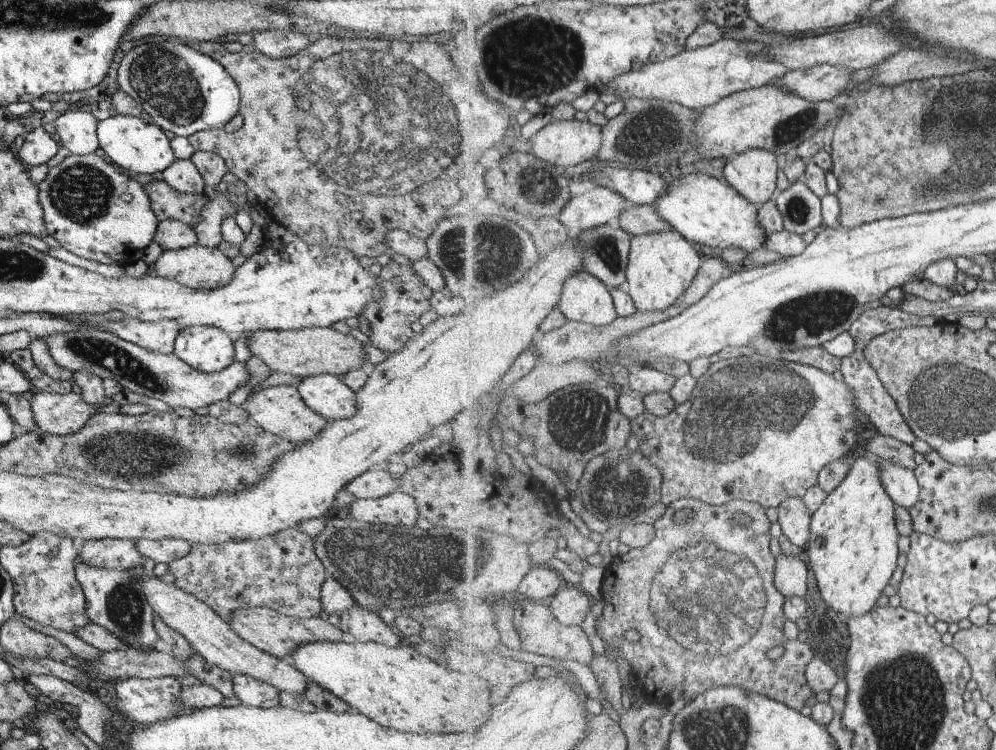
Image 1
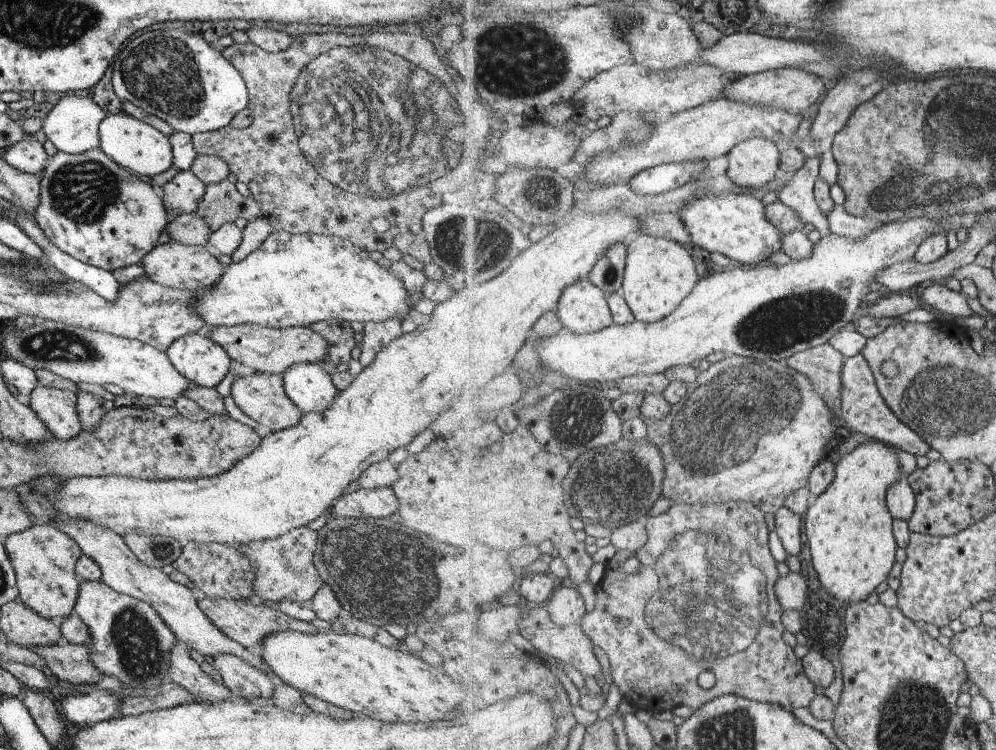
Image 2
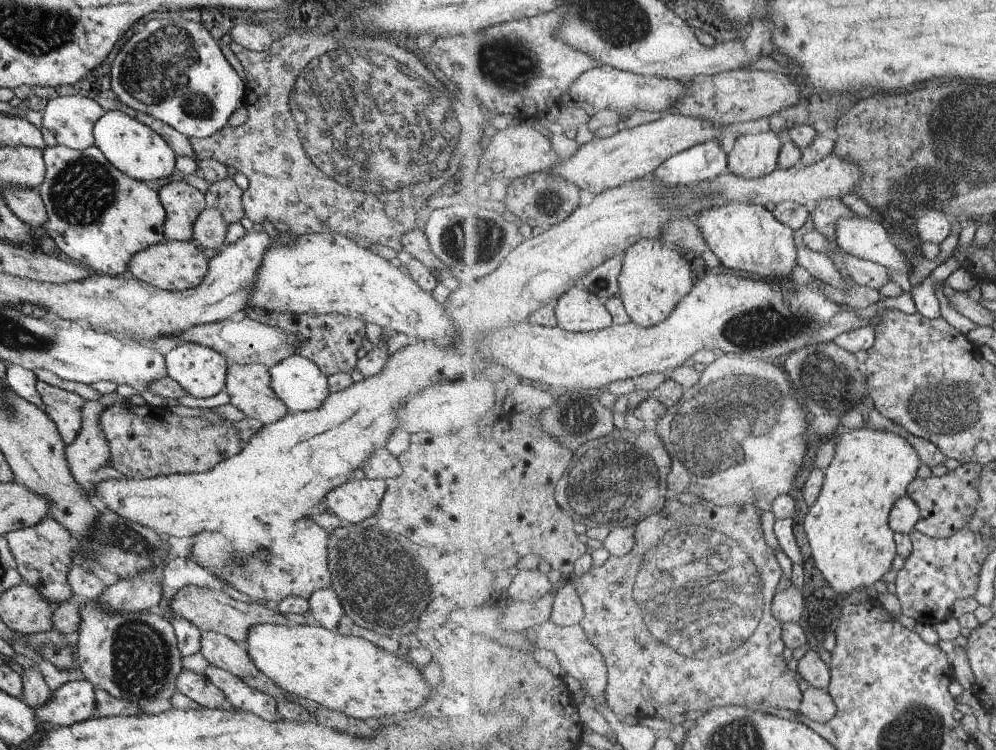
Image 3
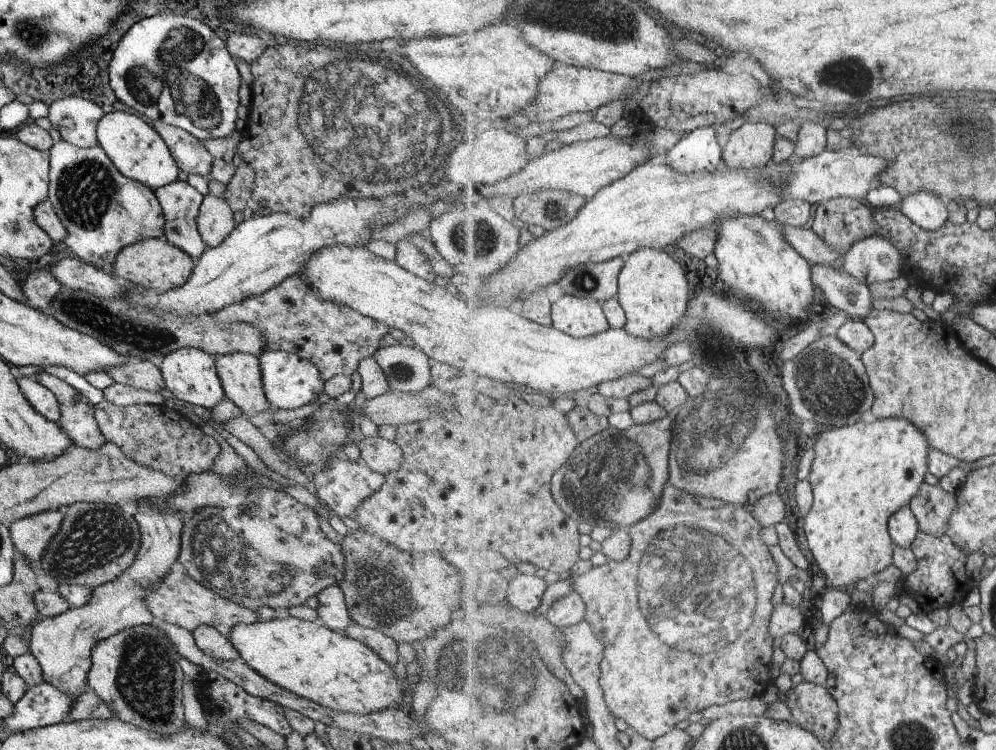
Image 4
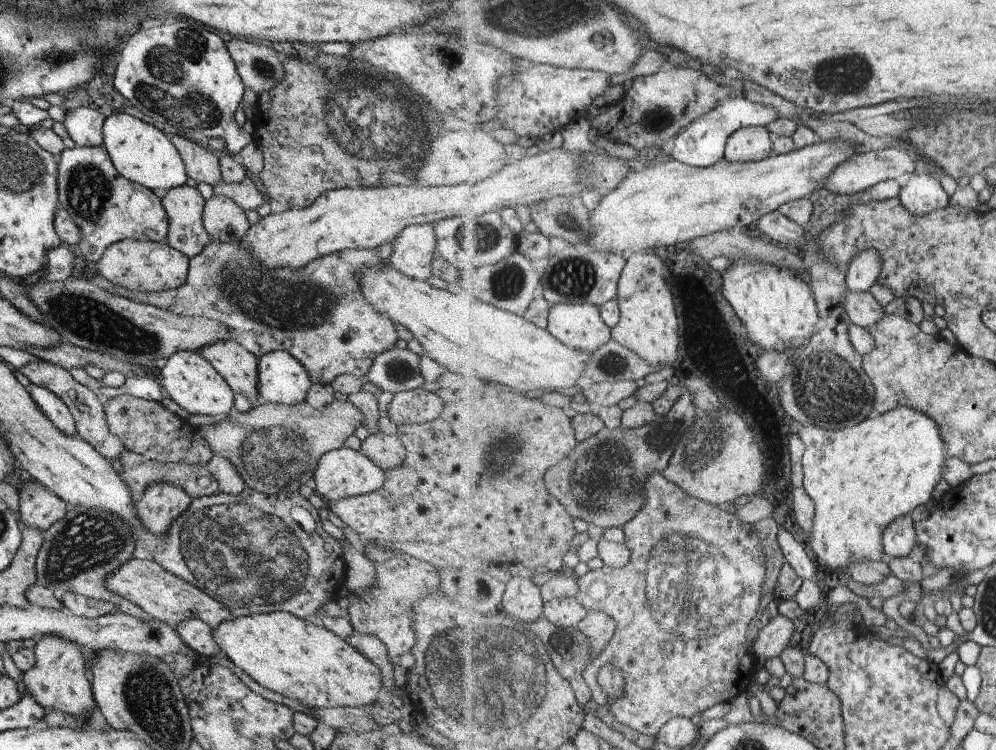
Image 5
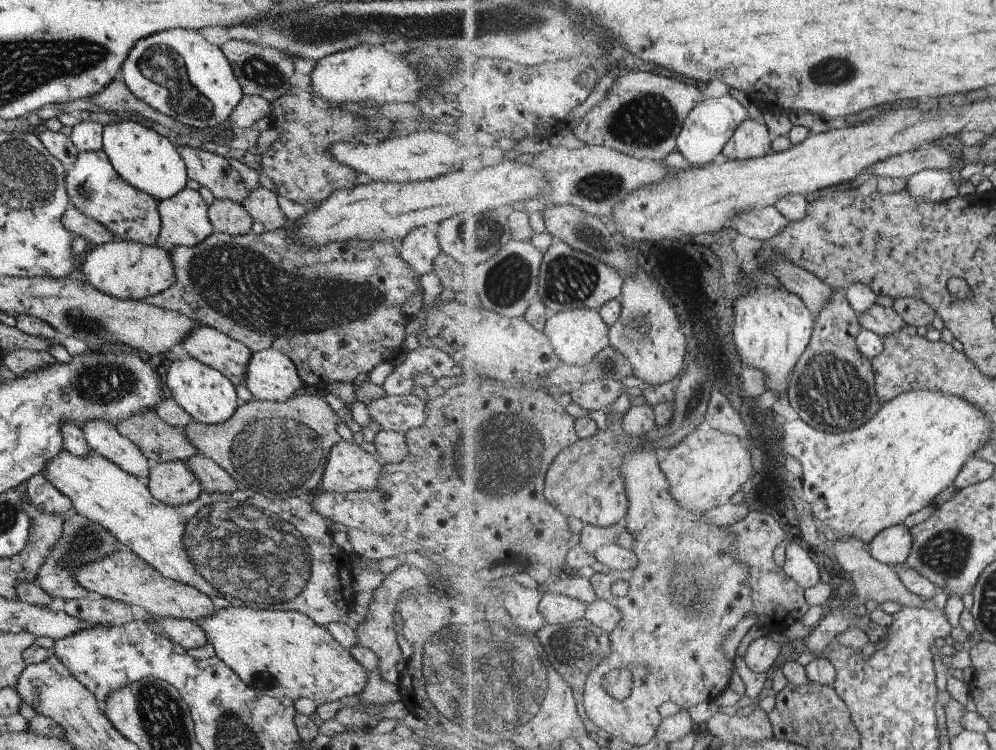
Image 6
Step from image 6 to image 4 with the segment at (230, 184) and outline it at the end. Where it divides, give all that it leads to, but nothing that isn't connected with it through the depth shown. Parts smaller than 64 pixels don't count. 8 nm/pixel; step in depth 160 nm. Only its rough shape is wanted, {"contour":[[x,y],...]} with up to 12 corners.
{"contour":[[145,122],[179,170],[207,179],[213,158],[187,131]]}

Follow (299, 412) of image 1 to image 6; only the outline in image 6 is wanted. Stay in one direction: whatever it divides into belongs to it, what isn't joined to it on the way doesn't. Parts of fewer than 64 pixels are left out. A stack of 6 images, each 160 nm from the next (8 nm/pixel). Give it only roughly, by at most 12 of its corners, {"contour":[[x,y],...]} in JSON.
{"contour":[[199,325],[181,344],[191,358],[244,384],[252,352]]}

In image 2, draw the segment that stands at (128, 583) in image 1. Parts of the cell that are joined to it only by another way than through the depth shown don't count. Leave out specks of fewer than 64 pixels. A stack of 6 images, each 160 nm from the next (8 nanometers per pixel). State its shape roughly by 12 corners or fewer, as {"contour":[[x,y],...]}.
{"contour":[[80,582],[89,662],[125,686],[168,683],[175,634],[145,602]]}

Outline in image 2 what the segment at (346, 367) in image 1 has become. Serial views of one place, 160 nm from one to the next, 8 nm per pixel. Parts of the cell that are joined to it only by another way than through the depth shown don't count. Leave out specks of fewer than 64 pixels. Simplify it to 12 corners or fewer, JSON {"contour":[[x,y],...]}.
{"contour":[[217,326],[208,336],[230,360],[281,375],[318,363],[325,340],[311,328]]}

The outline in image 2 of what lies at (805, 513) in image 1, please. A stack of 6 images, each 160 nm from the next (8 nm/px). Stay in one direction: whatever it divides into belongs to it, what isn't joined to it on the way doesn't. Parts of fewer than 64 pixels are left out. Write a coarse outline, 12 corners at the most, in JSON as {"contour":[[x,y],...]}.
{"contour":[[782,507],[775,531],[791,556],[801,554],[801,516]]}

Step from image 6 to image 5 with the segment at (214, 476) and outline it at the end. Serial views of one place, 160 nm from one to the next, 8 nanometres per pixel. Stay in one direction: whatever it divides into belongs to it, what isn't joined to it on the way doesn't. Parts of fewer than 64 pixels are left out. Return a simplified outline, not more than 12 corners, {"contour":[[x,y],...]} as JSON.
{"contour":[[127,449],[109,462],[132,501],[151,483],[191,500],[220,492],[205,466],[160,463]]}

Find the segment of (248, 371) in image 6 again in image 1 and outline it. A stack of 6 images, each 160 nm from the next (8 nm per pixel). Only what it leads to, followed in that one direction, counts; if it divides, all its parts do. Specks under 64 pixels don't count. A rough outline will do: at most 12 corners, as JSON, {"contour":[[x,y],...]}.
{"contour":[[329,374],[302,377],[303,404],[325,420],[355,414],[355,393]]}

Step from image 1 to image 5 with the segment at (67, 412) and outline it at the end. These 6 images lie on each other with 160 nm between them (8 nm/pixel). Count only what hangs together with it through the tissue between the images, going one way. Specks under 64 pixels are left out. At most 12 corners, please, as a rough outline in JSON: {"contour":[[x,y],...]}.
{"contour":[[43,361],[18,370],[65,403],[76,435],[108,461],[125,450],[95,392]]}

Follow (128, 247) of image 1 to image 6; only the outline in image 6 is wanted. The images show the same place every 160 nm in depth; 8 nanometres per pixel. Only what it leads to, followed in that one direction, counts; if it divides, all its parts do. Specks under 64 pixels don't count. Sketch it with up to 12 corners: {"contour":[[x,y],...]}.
{"contour":[[102,149],[78,151],[68,201],[113,240],[156,244],[157,200]]}

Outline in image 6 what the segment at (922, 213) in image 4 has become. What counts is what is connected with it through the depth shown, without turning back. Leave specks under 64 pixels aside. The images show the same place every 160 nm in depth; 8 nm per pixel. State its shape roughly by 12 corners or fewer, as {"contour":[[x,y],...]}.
{"contour":[[946,169],[914,174],[906,188],[918,201],[942,203],[959,196]]}

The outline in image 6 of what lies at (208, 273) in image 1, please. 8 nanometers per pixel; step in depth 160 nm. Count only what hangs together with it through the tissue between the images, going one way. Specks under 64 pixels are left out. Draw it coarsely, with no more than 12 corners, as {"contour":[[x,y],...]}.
{"contour":[[111,240],[80,269],[93,288],[143,300],[175,282],[167,248]]}

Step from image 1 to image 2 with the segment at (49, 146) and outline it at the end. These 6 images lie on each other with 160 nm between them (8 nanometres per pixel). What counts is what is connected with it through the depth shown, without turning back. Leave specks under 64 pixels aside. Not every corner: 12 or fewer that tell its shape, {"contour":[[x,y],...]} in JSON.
{"contour":[[25,138],[2,160],[19,172],[41,176],[47,158],[37,140]]}

